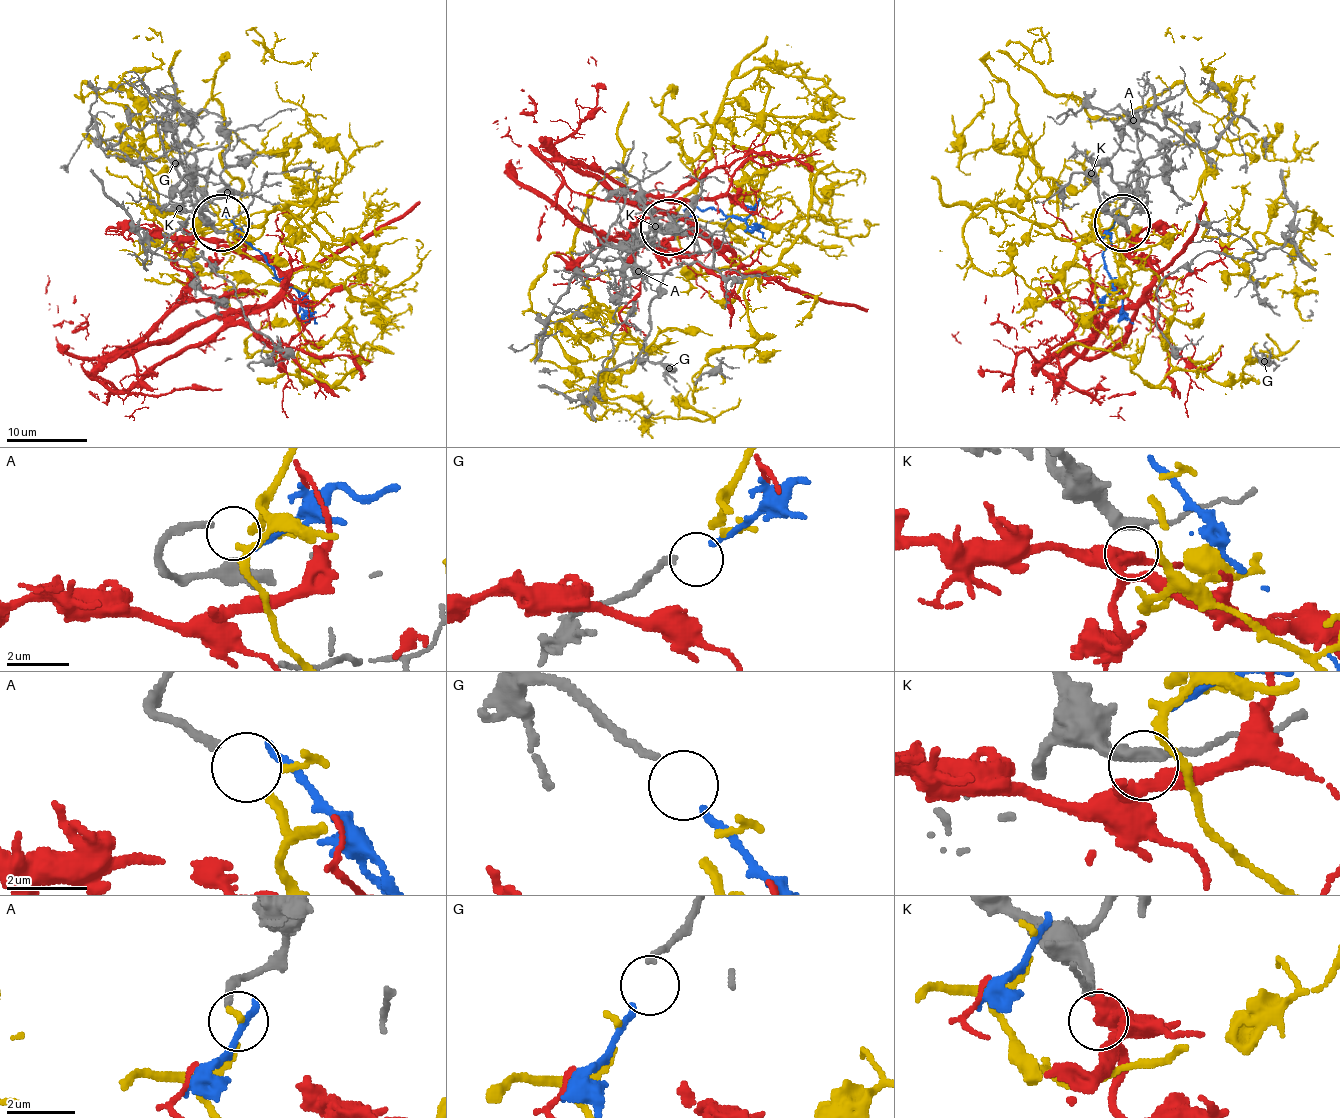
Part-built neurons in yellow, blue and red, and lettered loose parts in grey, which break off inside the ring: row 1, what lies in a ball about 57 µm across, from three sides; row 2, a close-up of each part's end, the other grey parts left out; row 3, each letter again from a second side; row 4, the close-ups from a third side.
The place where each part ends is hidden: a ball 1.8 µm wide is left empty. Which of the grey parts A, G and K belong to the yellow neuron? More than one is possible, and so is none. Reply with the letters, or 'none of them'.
A

